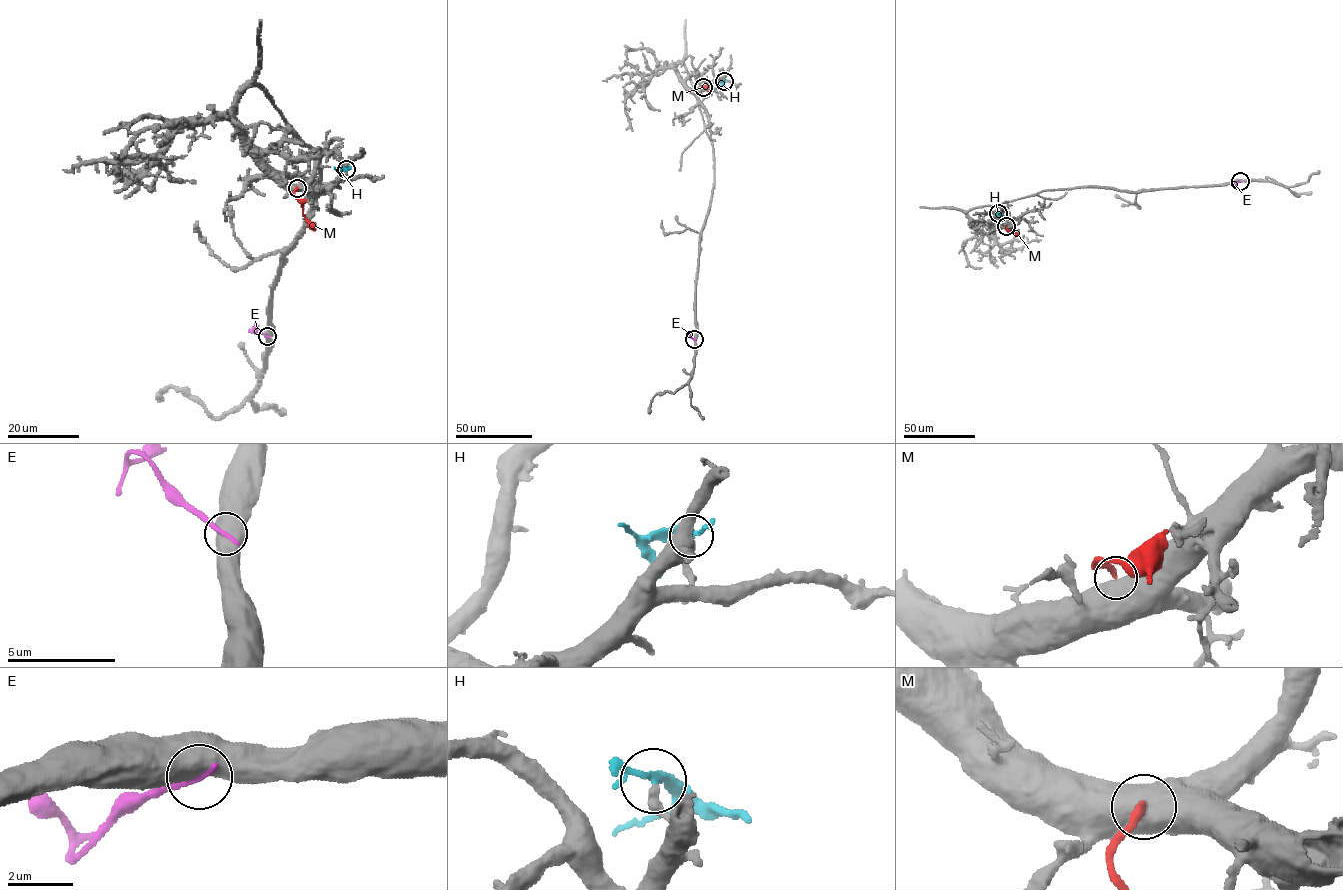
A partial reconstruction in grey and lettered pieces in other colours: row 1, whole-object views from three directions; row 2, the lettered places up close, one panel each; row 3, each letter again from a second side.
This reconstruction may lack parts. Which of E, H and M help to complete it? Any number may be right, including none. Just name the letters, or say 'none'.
H

